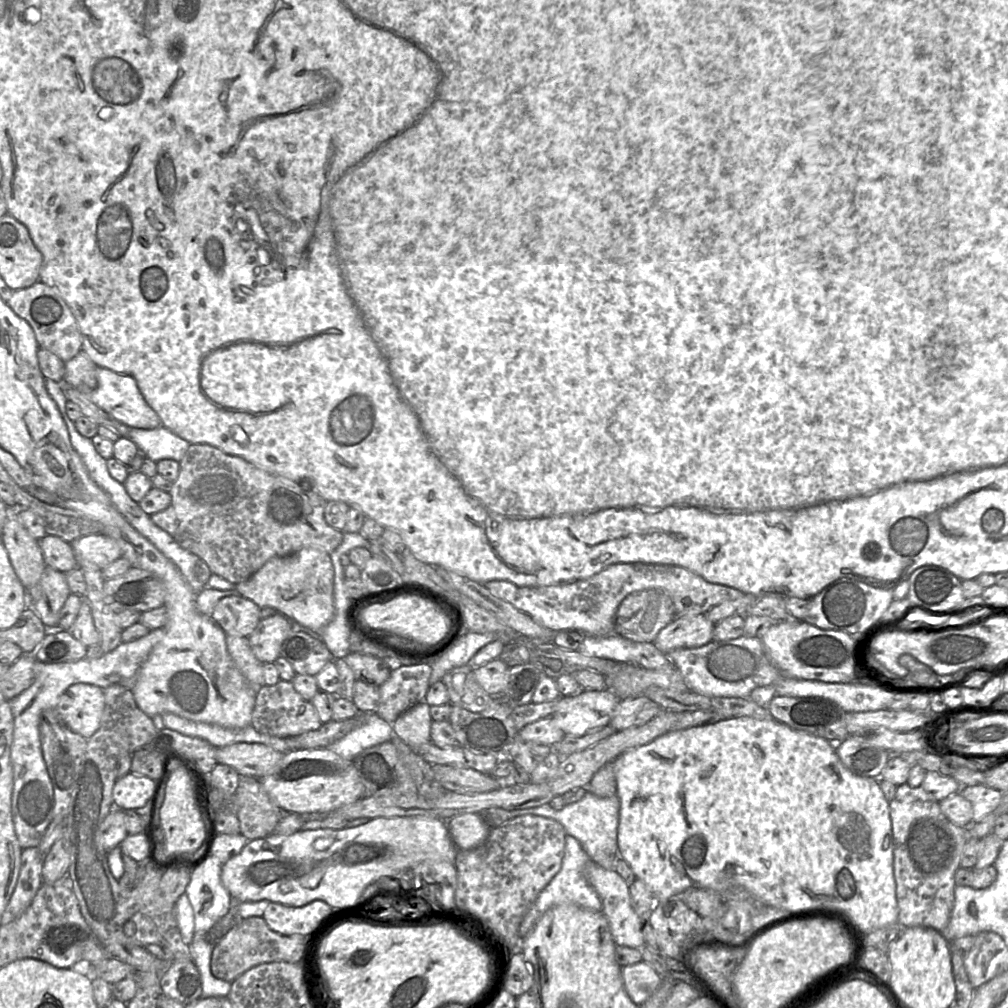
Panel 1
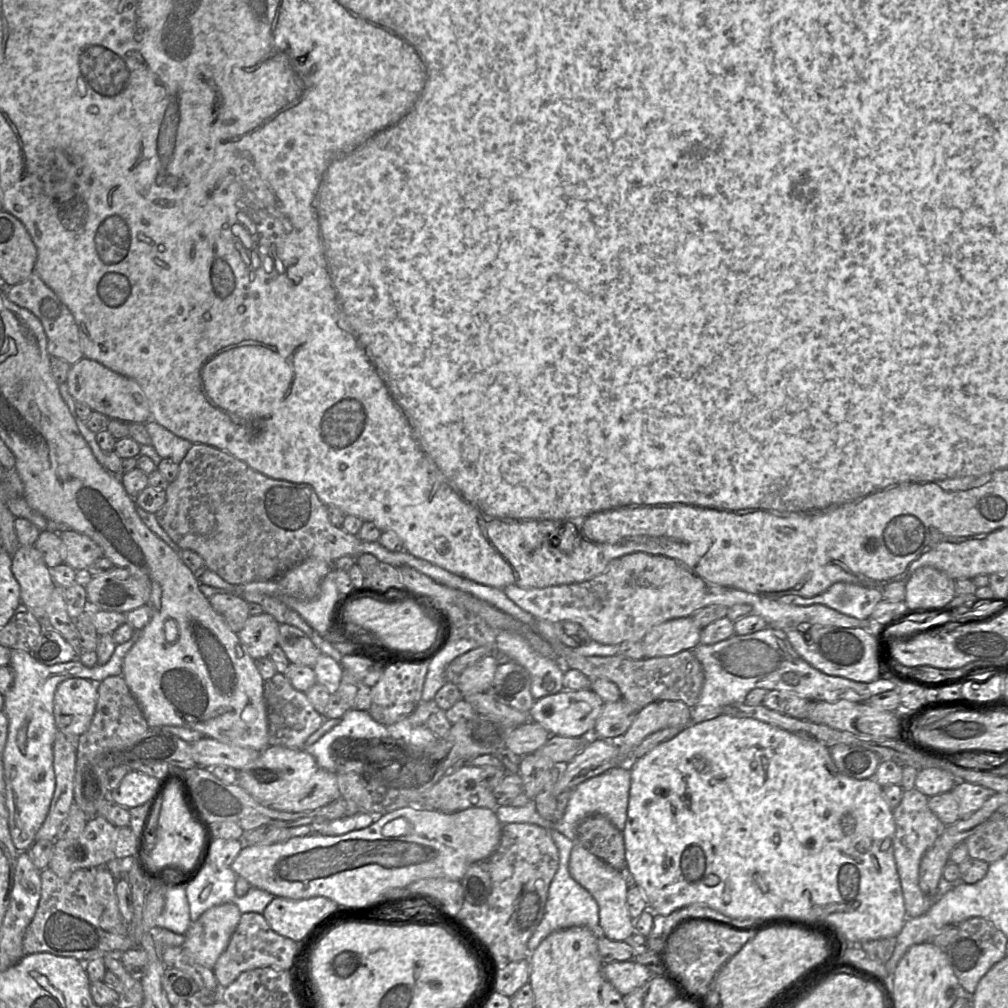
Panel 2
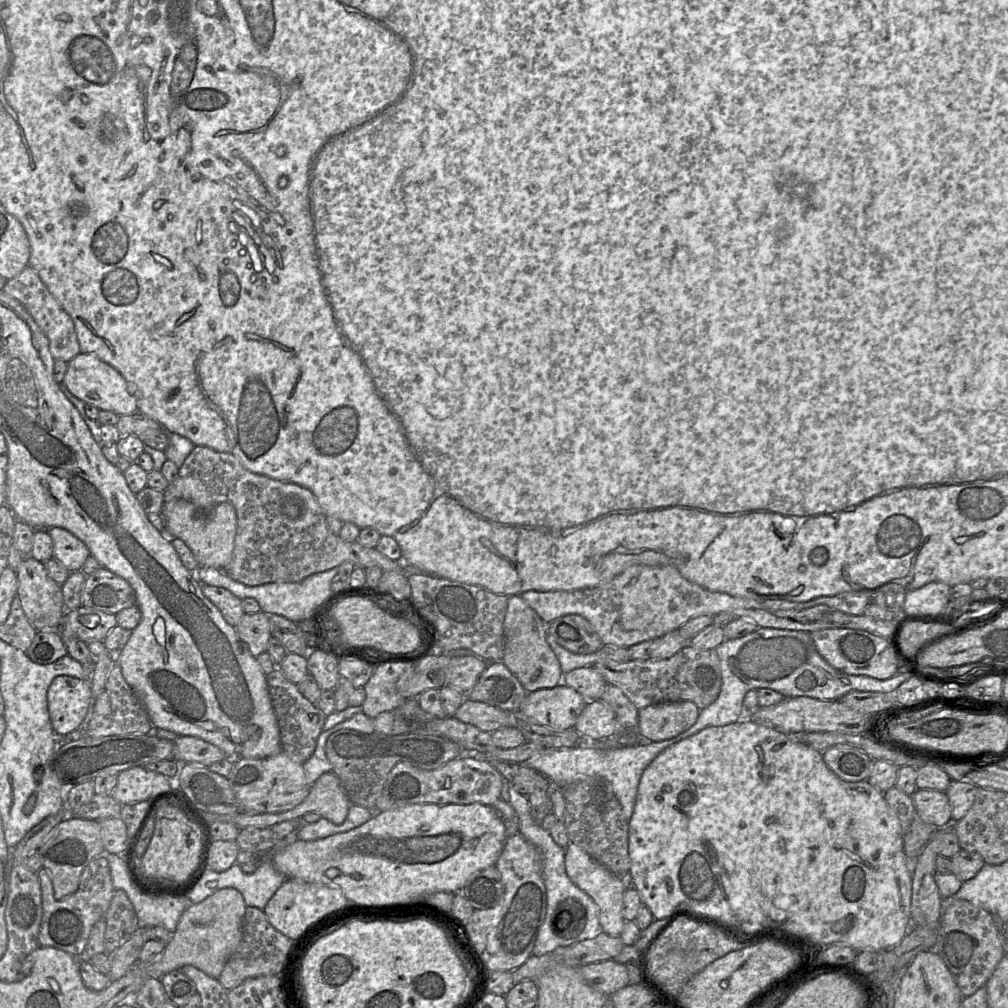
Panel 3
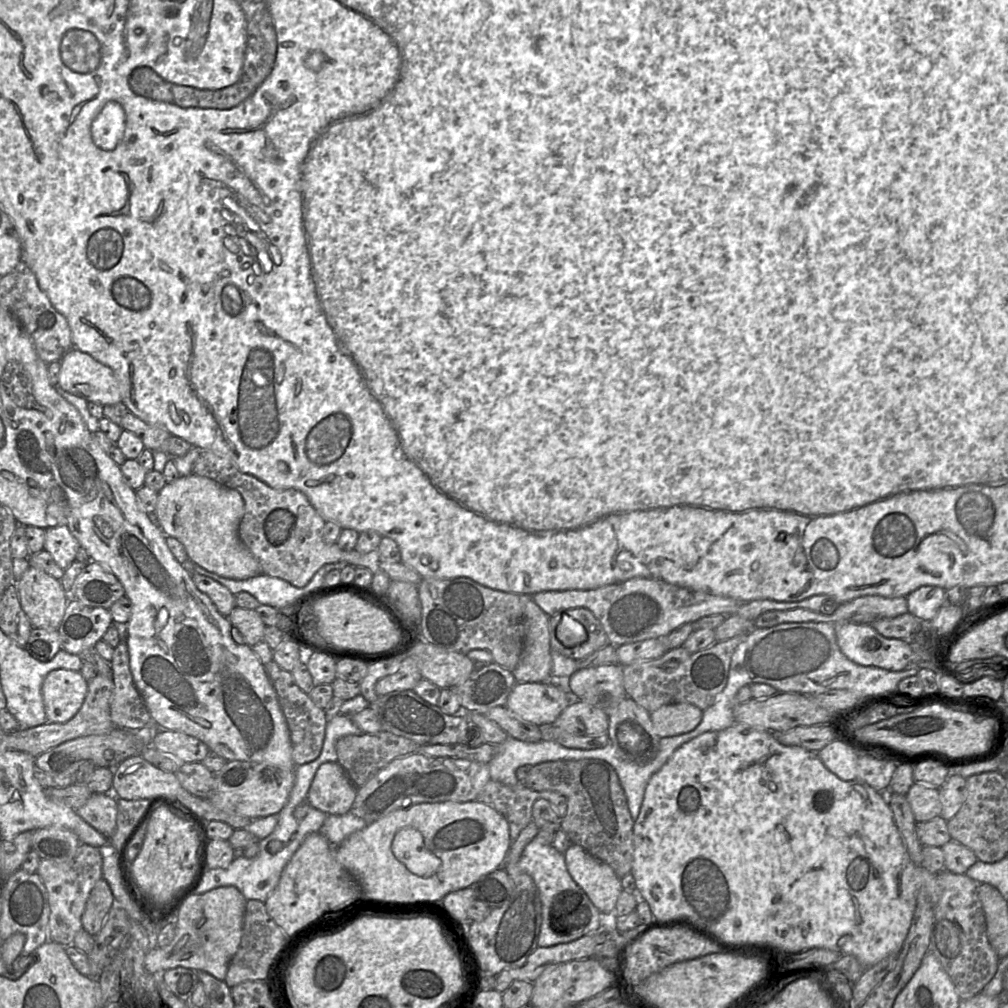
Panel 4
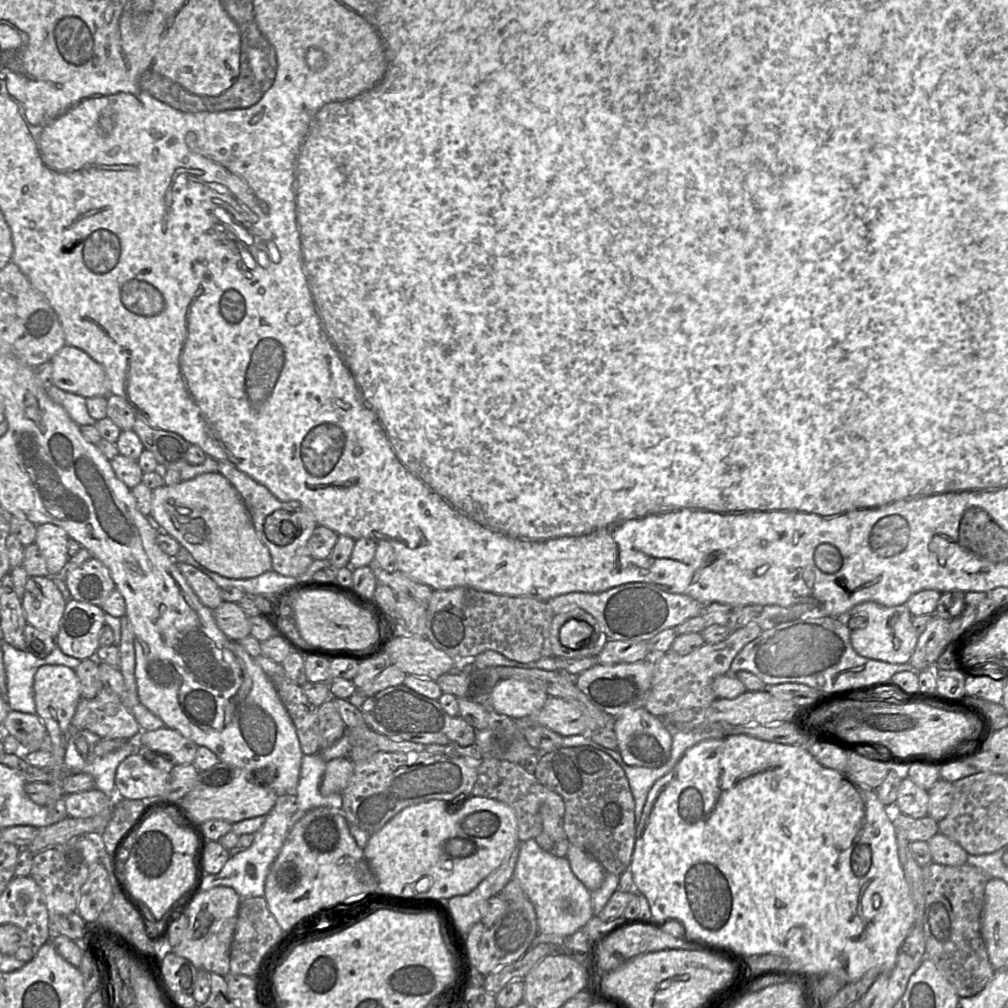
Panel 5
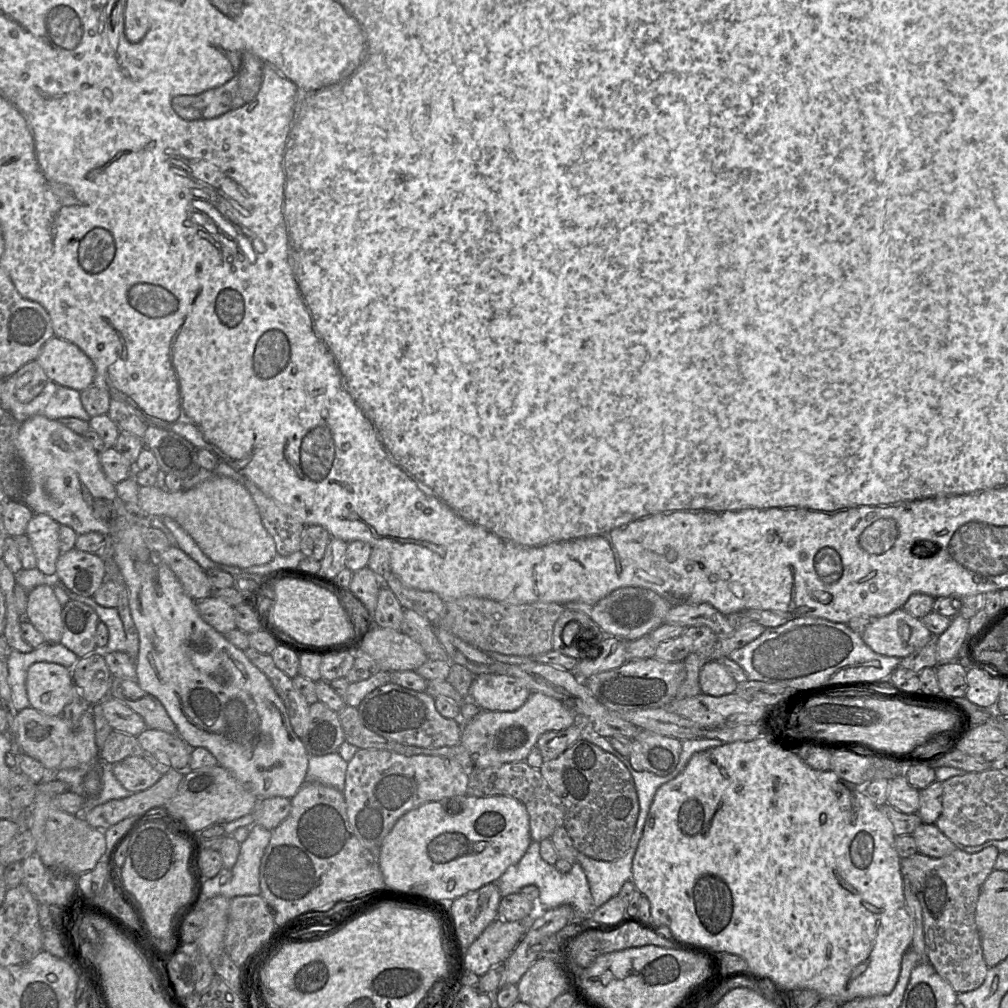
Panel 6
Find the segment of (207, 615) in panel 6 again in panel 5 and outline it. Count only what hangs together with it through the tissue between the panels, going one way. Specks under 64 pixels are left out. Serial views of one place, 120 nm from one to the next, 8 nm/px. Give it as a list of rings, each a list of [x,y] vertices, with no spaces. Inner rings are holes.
[[[223,601],[212,611],[217,626],[231,640],[239,641],[250,635],[250,617],[238,603]]]

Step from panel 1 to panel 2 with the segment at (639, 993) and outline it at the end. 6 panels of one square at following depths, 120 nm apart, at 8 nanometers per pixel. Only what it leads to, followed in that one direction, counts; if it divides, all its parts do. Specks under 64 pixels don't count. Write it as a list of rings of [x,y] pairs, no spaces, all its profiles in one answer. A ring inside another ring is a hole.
[[[635,960],[606,963],[602,972],[622,996],[644,985],[653,976],[652,971]]]

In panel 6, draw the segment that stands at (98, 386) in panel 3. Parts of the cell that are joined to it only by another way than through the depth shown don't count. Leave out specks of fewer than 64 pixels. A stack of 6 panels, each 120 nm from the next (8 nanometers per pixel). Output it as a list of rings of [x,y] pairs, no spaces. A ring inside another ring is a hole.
[[[53,336],[42,346],[36,361],[49,380],[83,391],[93,385],[95,365],[76,344]]]

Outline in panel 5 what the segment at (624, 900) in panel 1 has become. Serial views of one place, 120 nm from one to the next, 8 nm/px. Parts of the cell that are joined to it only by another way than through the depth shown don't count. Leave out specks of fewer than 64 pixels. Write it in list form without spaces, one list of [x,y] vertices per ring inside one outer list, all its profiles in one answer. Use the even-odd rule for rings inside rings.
[[[571,844],[566,858],[572,872],[589,891],[594,891],[601,886],[606,871],[598,860]]]

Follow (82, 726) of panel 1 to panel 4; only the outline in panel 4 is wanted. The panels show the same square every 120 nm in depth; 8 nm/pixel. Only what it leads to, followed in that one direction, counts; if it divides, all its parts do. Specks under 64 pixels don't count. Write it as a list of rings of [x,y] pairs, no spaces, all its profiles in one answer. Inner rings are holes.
[[[56,669],[42,683],[42,697],[48,723],[63,724],[71,720],[82,707],[88,682],[80,672]]]

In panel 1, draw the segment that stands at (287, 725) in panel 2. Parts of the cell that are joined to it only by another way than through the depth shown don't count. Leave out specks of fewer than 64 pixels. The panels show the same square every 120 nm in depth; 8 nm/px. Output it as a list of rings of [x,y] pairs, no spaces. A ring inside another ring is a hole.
[[[280,679],[275,685],[264,685],[258,690],[251,718],[251,726],[257,732],[278,738],[294,738],[318,730],[323,724],[311,701],[306,701],[296,692],[292,682]]]

